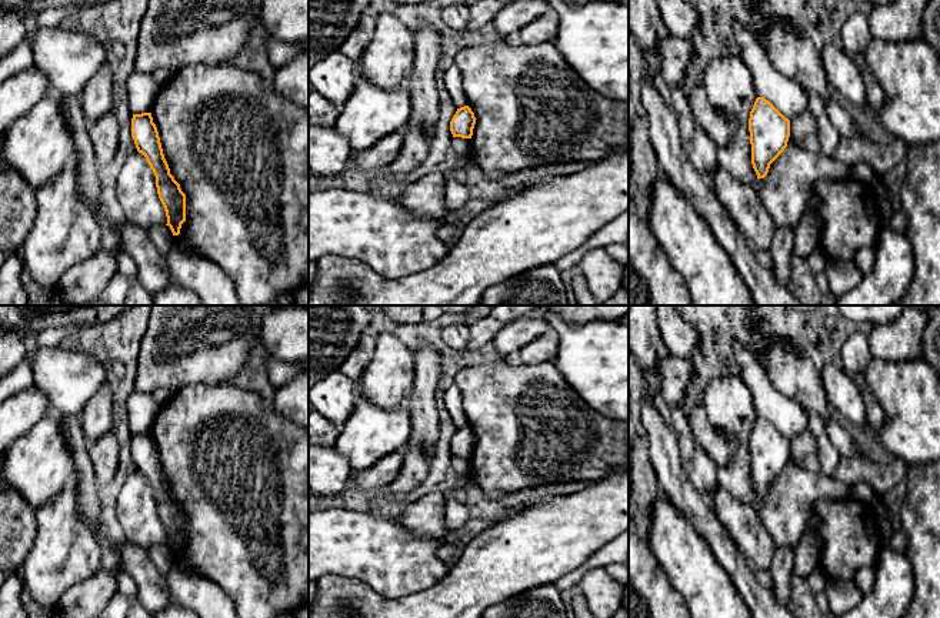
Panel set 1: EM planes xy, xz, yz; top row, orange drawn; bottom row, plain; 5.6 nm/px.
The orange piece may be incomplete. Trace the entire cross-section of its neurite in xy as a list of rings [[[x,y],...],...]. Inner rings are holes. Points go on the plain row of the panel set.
[[[151,432],[133,434],[131,457],[137,471],[146,477],[156,495],[157,514],[167,537],[166,545],[170,547],[173,555],[179,555],[186,541],[186,514],[170,494]]]

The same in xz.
[[[469,425],[457,428],[450,441],[450,451],[453,457],[471,458],[476,444],[474,432]]]

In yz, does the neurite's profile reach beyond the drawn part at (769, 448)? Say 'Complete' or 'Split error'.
Complete

